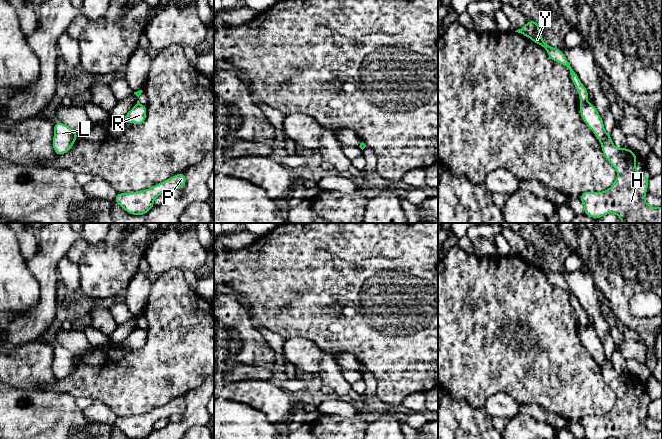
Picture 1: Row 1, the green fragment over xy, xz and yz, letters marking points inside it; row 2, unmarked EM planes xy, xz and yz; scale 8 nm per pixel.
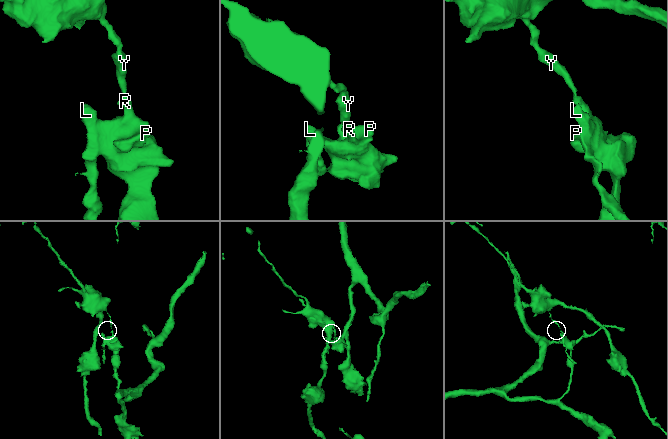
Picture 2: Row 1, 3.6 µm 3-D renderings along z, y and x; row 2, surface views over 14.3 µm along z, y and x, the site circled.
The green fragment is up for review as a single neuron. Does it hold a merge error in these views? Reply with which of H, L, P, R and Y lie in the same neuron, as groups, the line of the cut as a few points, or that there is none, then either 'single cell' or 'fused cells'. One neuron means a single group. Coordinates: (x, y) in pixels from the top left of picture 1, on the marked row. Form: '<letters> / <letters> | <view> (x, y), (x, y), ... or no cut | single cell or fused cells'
H L P R / Y | yz (587, 102), (581, 104) | fused cells

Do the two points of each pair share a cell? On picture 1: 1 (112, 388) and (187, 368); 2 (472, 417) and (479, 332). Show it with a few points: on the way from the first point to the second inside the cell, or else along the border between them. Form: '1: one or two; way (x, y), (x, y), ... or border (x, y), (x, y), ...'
1: one; way (131, 382), (150, 378), (168, 368)
2: two; border (452, 397), (483, 408)

